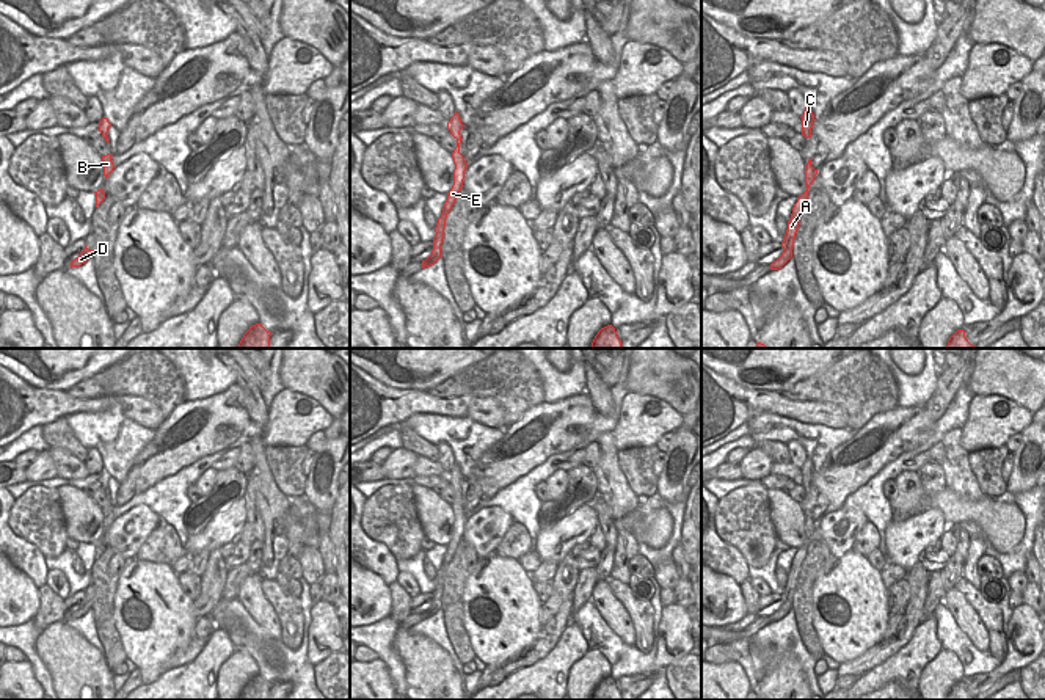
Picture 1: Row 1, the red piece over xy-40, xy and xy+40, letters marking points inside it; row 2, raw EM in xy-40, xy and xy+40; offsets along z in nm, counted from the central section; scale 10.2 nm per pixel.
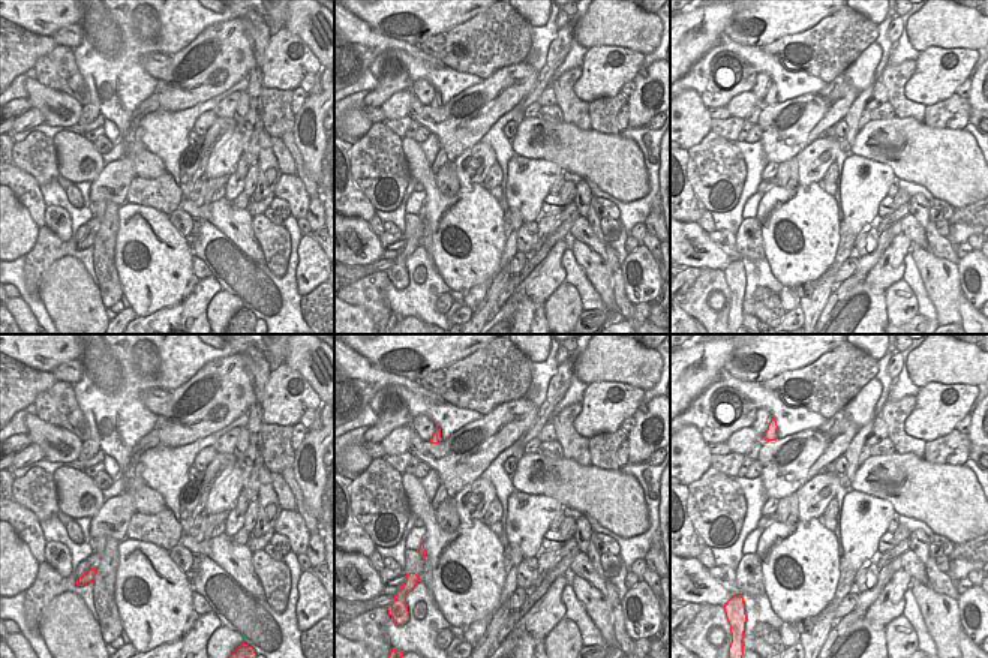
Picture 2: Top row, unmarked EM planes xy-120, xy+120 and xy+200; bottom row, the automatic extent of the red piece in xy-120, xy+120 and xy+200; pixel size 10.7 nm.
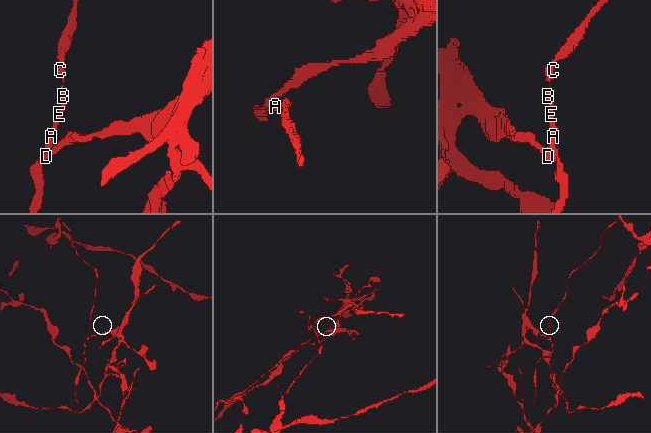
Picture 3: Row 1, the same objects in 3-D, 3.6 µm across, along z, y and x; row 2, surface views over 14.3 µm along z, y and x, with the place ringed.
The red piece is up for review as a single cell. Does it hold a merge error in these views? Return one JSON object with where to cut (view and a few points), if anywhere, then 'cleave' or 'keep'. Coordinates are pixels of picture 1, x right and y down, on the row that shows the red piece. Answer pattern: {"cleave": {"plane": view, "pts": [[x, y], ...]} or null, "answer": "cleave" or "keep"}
{"cleave": {"plane": "xy", "pts": [[429, 256], [436, 259]]}, "answer": "cleave"}

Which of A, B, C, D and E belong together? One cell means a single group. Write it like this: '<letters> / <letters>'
A B C E / D

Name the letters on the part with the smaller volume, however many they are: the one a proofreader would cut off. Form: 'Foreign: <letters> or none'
Foreign: A, B, C, E

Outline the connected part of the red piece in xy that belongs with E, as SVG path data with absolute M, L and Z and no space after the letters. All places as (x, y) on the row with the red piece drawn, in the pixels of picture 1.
M455 111L453 116L450 118L450 121L447 122L447 129L450 130L450 135L457 140L457 148L452 152L452 159L453 159L453 163L455 163L453 185L452 185L450 191L447 193L447 199L446 199L444 207L442 207L442 213L438 218L438 223L436 223L436 228L435 228L436 235L433 239L431 254L428 256L428 257L433 257L433 259L441 257L441 243L442 243L442 239L444 239L446 218L447 218L447 213L450 212L450 209L452 209L452 206L457 199L458 191L463 187L464 171L466 171L466 166L468 166L464 157L460 154L460 143L461 143L460 130L463 127L464 126L461 124L460 115Z

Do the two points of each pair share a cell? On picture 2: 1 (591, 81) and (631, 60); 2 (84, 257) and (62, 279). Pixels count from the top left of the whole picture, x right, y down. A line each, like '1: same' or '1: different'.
1: same
2: different

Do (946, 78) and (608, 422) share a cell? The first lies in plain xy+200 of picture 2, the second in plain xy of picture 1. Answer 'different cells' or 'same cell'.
different cells

